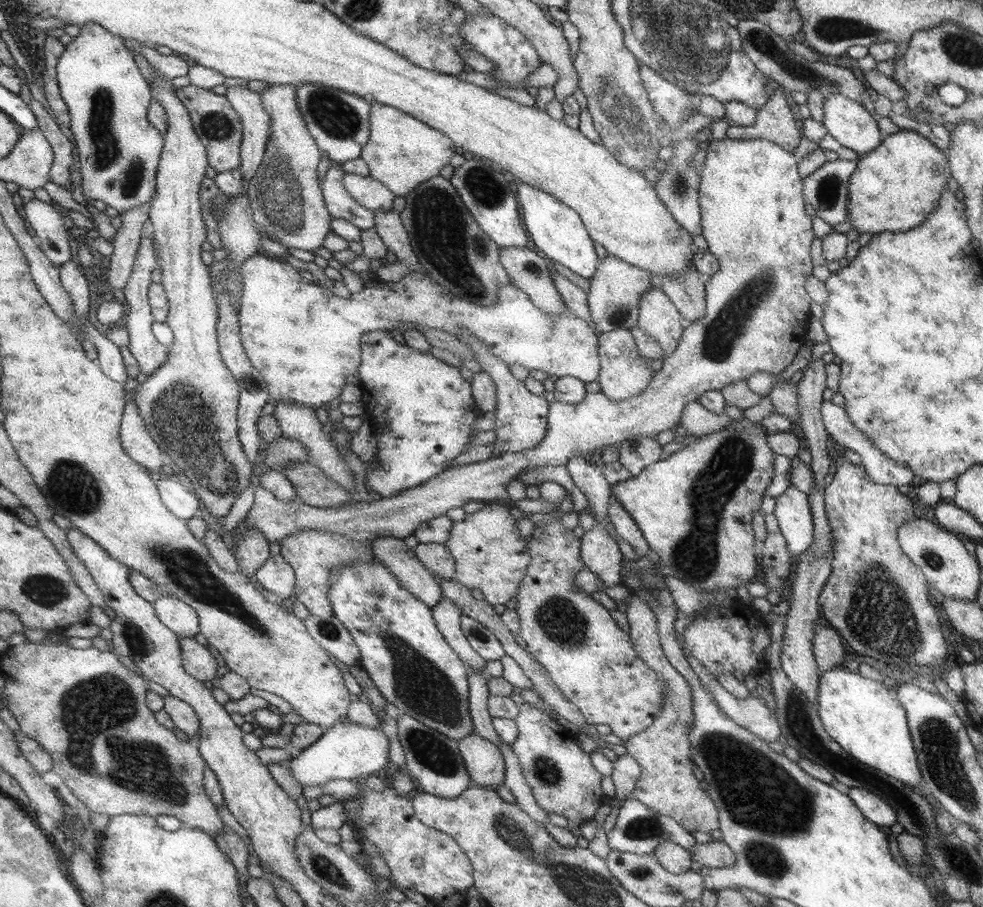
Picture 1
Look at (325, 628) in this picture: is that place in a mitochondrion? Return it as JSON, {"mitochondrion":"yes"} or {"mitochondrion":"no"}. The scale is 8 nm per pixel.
{"mitochondrion":"yes"}

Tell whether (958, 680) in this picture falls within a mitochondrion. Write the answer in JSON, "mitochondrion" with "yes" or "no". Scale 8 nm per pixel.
{"mitochondrion":"no"}

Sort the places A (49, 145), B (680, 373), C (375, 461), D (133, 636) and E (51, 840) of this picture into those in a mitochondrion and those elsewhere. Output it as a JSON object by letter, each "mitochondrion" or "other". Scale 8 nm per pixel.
{"A":"other","B":"other","C":"other","D":"mitochondrion","E":"other"}

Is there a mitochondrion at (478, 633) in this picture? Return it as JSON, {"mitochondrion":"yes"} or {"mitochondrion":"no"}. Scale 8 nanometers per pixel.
{"mitochondrion":"yes"}

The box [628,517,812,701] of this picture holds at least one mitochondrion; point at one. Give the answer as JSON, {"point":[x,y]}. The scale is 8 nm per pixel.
{"point":[654,590]}

